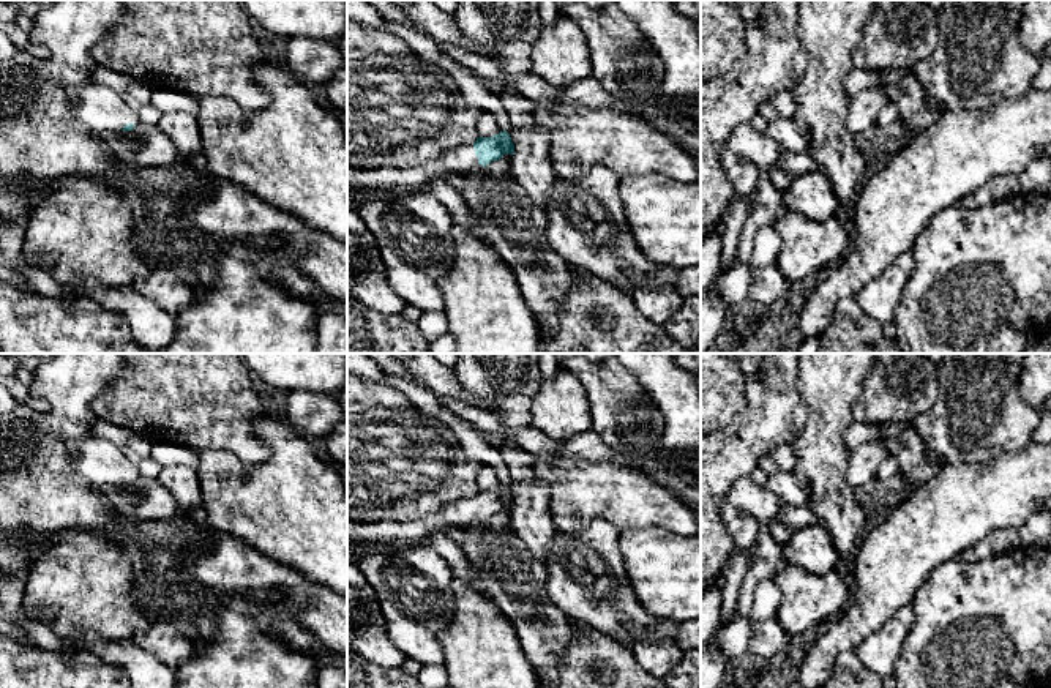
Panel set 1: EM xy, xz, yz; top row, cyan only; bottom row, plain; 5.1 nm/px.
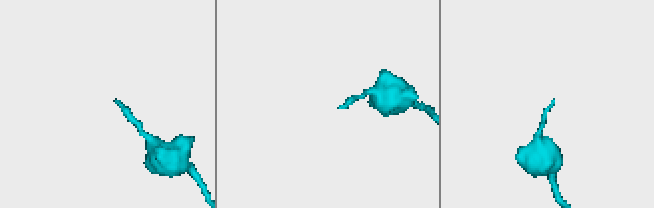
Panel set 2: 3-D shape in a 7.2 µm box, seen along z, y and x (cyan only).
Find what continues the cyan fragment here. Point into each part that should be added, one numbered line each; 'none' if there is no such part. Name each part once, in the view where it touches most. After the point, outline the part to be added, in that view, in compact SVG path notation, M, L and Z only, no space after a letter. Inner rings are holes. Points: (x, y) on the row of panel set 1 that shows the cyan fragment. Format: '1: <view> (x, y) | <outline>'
1: xz (463, 160) | M473 144L451 150L436 161L445 172L458 175L483 167L475 155Z

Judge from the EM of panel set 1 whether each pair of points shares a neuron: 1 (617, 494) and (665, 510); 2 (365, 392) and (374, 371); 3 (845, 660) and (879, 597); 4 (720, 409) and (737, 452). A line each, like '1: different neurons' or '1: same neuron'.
1: same neuron
2: different neurons
3: different neurons
4: different neurons

